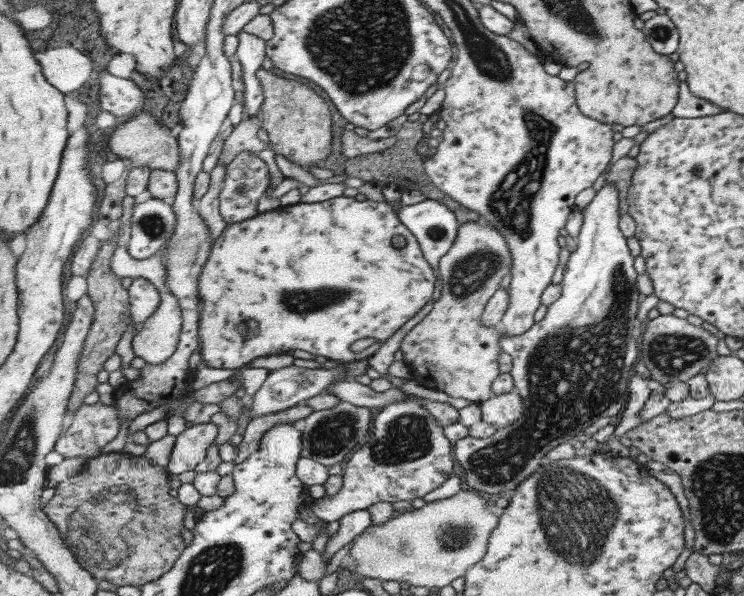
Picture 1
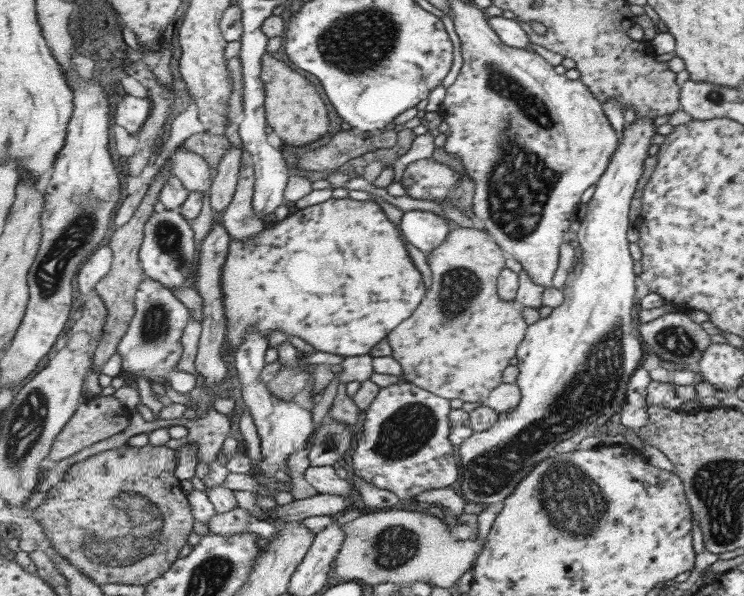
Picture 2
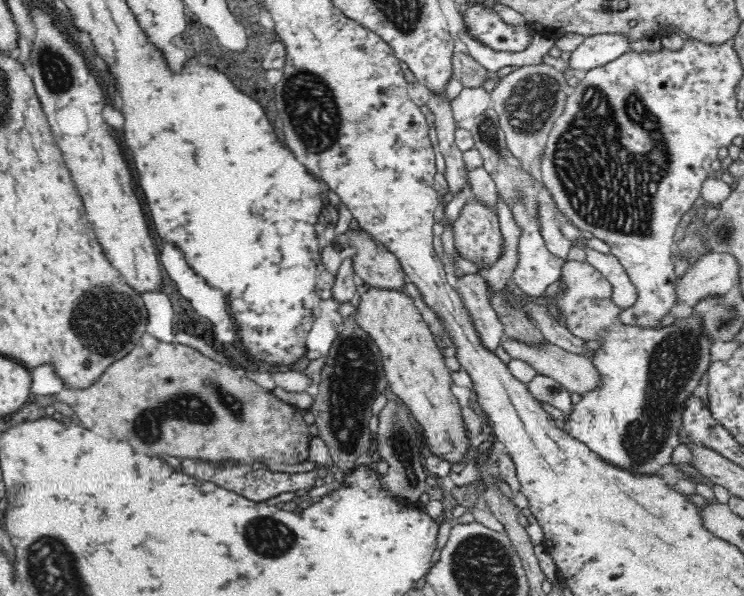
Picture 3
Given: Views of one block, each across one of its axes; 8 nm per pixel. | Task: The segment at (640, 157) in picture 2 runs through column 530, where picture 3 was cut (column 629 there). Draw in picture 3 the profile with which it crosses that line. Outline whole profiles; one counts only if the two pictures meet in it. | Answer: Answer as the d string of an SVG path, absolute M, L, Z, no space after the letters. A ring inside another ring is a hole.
M693 313L684 320L676 318L673 325L660 331L625 324L600 336L604 336L604 340L600 340L599 348L594 350L596 358L591 361L600 369L604 386L582 395L582 400L573 407L573 412L566 418L567 423L562 429L614 468L634 476L657 476L662 468L672 464L672 454L681 443L679 432L682 431L681 412L684 410L684 400L694 394L711 364L712 343L704 337L700 319Z

